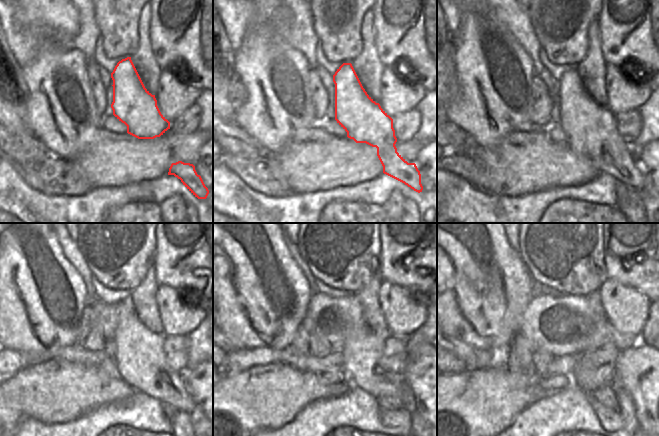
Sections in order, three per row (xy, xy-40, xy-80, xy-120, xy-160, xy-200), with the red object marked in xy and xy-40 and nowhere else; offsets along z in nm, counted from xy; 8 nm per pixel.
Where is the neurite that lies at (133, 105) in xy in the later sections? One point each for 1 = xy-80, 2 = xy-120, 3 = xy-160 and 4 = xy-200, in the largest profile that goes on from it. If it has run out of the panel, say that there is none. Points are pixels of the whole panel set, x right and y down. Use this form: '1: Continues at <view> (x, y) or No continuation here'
1: Continues at xy-80 (581, 118)
2: Continues at xy-120 (133, 343)
3: Continues at xy-160 (362, 347)
4: Continues at xy-200 (604, 377).

